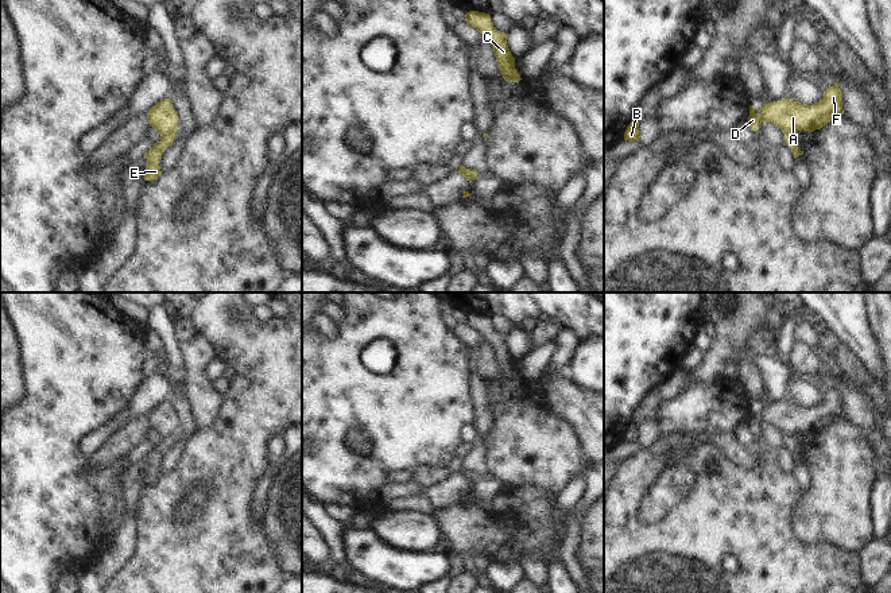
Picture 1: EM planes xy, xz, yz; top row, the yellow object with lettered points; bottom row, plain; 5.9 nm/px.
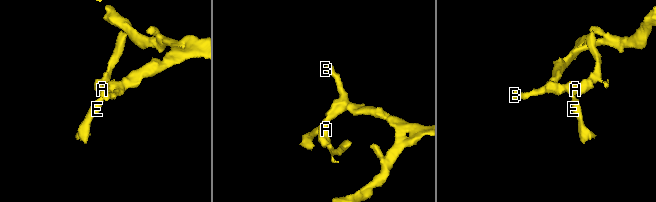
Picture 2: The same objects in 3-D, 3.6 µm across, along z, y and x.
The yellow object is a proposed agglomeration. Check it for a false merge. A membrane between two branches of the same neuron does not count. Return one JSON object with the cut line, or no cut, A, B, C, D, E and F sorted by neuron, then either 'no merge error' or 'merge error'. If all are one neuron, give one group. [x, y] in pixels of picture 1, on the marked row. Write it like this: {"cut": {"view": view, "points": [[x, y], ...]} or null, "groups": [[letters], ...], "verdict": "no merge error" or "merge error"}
{"cut": {"view": "xy", "points": [[174, 132], [163, 138]]}, "groups": [["A", "B", "C", "D", "F"], ["E"]], "verdict": "merge error"}

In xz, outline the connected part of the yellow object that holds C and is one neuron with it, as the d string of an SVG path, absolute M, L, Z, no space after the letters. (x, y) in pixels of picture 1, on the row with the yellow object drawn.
M469 11L465 13L465 22L476 28L484 39L492 44L503 78L508 82L519 82L522 78L515 69L515 58L507 46L507 34L500 32L493 27L491 15L479 11Z

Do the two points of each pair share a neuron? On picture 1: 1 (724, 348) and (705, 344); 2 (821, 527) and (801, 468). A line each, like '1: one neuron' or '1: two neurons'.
1: two neurons
2: two neurons

